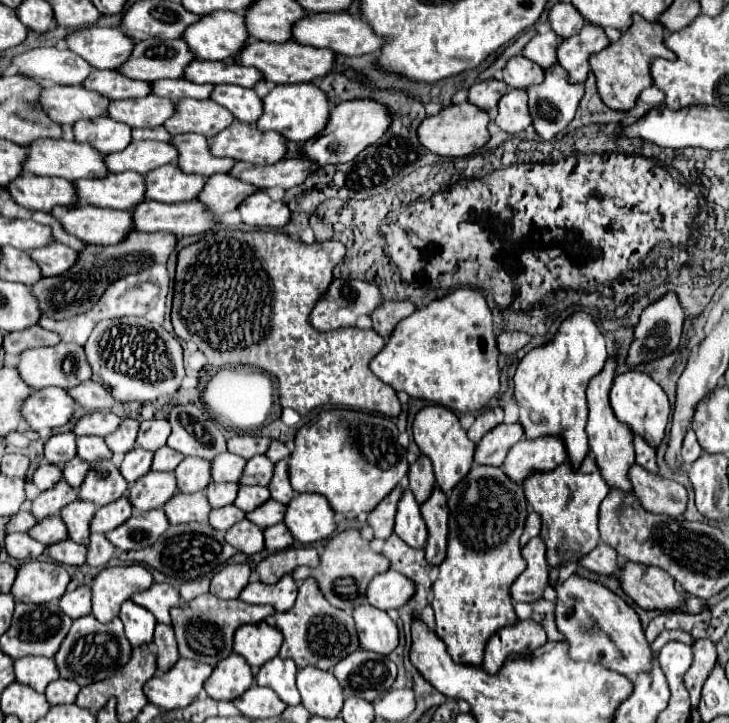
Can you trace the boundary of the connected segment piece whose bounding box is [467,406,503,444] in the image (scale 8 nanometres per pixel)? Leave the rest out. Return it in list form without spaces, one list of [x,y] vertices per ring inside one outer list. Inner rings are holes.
[[[497,406],[497,408],[491,408],[491,410],[485,410],[483,414],[479,414],[473,422],[473,426],[467,430],[467,436],[477,444],[483,434],[487,434],[491,428],[495,428],[497,424],[503,422],[503,408]]]

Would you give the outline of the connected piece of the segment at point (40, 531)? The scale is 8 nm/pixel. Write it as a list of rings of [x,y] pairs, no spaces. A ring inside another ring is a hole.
[[[47,516],[45,520],[39,520],[27,534],[31,538],[35,538],[37,542],[49,546],[49,544],[55,544],[59,540],[65,540],[67,528],[59,516]]]

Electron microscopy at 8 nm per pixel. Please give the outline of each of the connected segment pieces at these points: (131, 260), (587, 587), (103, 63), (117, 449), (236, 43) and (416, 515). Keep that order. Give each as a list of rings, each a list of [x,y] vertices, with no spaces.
[[[129,232],[121,242],[109,246],[85,244],[79,252],[77,262],[63,276],[43,276],[31,286],[31,294],[39,302],[41,316],[53,320],[67,320],[91,310],[103,292],[117,280],[135,272],[141,272],[143,266],[155,266],[167,262],[167,256],[177,244],[177,236],[169,232]]]
[[[571,574],[563,582],[555,582],[555,622],[559,632],[569,644],[569,656],[573,660],[597,662],[609,670],[621,672],[627,678],[635,678],[639,672],[651,668],[651,648],[645,640],[641,620],[635,610],[611,592],[601,582]]]
[[[87,26],[65,36],[65,44],[71,52],[85,58],[93,68],[115,70],[131,52],[131,38],[121,28]]]
[[[125,418],[113,434],[105,436],[105,444],[109,446],[111,452],[125,454],[125,452],[129,452],[135,446],[137,430],[139,430],[139,422],[133,420],[133,418]]]
[[[211,12],[201,16],[183,32],[183,40],[195,58],[201,60],[227,60],[247,42],[243,16],[237,12]]]
[[[405,490],[397,504],[395,534],[399,534],[401,540],[405,540],[409,546],[415,548],[423,548],[427,542],[427,526],[421,518],[419,504],[411,490]]]

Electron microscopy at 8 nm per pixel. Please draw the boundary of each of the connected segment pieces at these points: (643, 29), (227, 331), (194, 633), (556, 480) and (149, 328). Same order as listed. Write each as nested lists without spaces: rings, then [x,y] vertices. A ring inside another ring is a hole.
[[[633,16],[633,24],[621,34],[617,42],[611,42],[605,50],[591,54],[589,58],[591,72],[597,78],[597,90],[605,106],[613,110],[633,108],[641,90],[653,84],[651,74],[649,74],[651,60],[653,58],[675,60],[675,54],[663,44],[663,34],[665,34],[665,28],[659,22],[647,22],[641,16]]]
[[[273,230],[207,232],[199,242],[185,246],[177,254],[173,310],[171,310],[171,322],[175,334],[185,342],[195,342],[197,348],[205,354],[207,364],[211,366],[219,368],[223,364],[225,366],[247,364],[247,366],[259,366],[261,370],[275,376],[279,382],[279,400],[283,408],[293,408],[301,414],[307,414],[313,408],[331,405],[397,417],[401,404],[397,400],[395,390],[385,382],[381,382],[369,370],[369,362],[385,344],[381,336],[391,336],[395,324],[403,316],[415,312],[415,304],[381,302],[383,298],[379,288],[365,280],[357,278],[333,280],[333,268],[343,256],[345,246],[335,240],[307,246],[301,240],[293,240],[291,236]],[[361,314],[371,314],[375,330],[341,328],[341,326],[355,326],[355,320]]]
[[[213,594],[197,596],[191,602],[171,608],[171,620],[179,644],[179,654],[181,658],[191,658],[215,666],[219,660],[227,658],[233,652],[233,632],[237,630],[237,626],[249,622],[261,622],[273,612],[275,610],[269,604],[253,606],[243,600],[221,600]]]
[[[591,454],[585,456],[577,470],[571,466],[571,462],[563,462],[559,468],[549,472],[531,472],[523,480],[523,490],[533,510],[541,514],[543,526],[539,536],[547,546],[547,562],[551,566],[565,566],[573,560],[579,560],[599,544],[597,512],[599,504],[609,492],[609,486],[599,474]]]
[[[121,316],[121,318],[101,320],[91,332],[83,348],[85,348],[87,364],[93,370],[93,380],[111,388],[109,390],[111,396],[119,402],[151,402],[151,400],[157,400],[159,396],[171,396],[179,390],[181,380],[185,376],[183,350],[179,340],[173,334],[169,334],[163,326],[153,324],[139,316]]]

